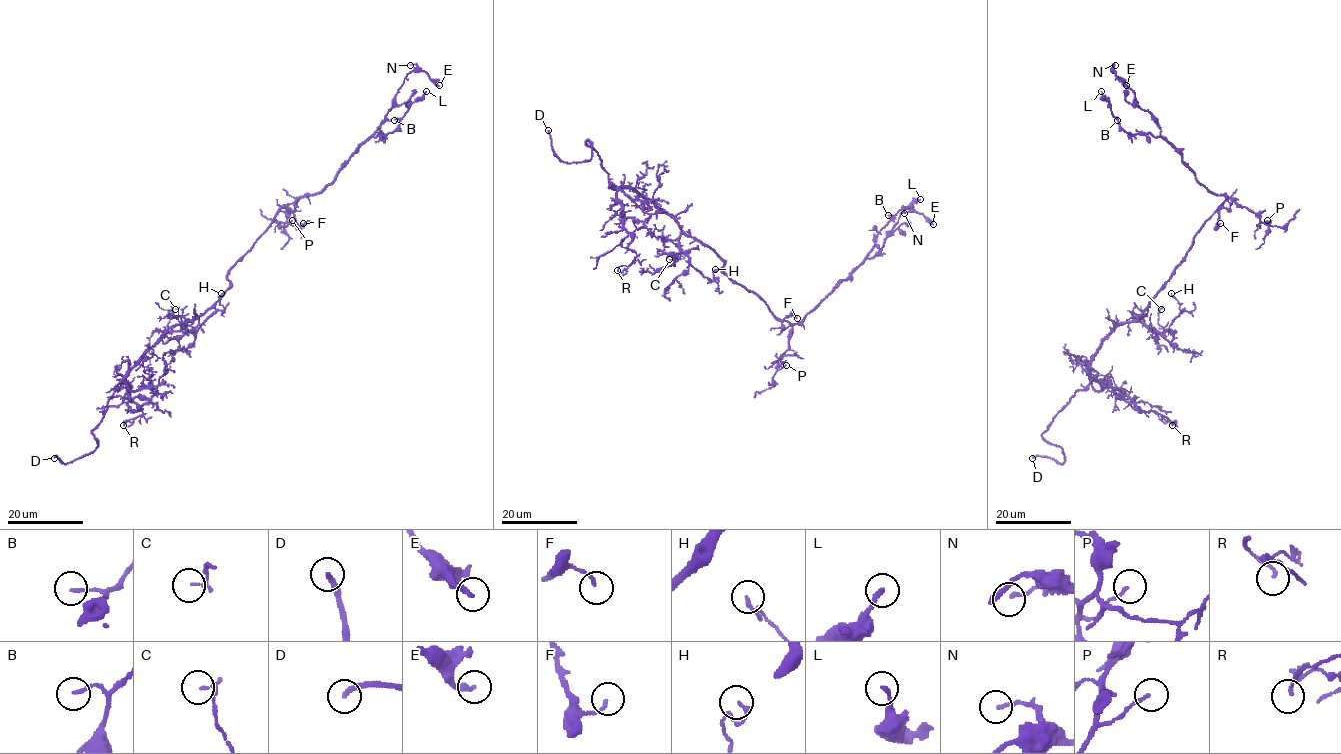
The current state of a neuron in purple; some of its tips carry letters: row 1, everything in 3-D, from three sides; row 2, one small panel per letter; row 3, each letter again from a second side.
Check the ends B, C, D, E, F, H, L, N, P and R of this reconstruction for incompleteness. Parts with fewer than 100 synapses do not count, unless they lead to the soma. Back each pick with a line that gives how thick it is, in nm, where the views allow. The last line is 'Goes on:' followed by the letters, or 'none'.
D: calibre 240 nm
Goes on: D

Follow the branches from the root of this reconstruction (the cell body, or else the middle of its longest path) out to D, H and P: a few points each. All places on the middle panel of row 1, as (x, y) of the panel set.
D: (724, 272), (711, 249), (651, 201), (614, 188), (588, 140), (591, 158), (566, 163), (548, 130)
H: (724, 272), (723, 261), (711, 249), (682, 234), (679, 246), (689, 262), (712, 280), (718, 278), (715, 269)
P: (724, 272), (754, 292), (777, 318), (791, 325), (789, 348), (778, 360), (778, 369), (786, 365)

